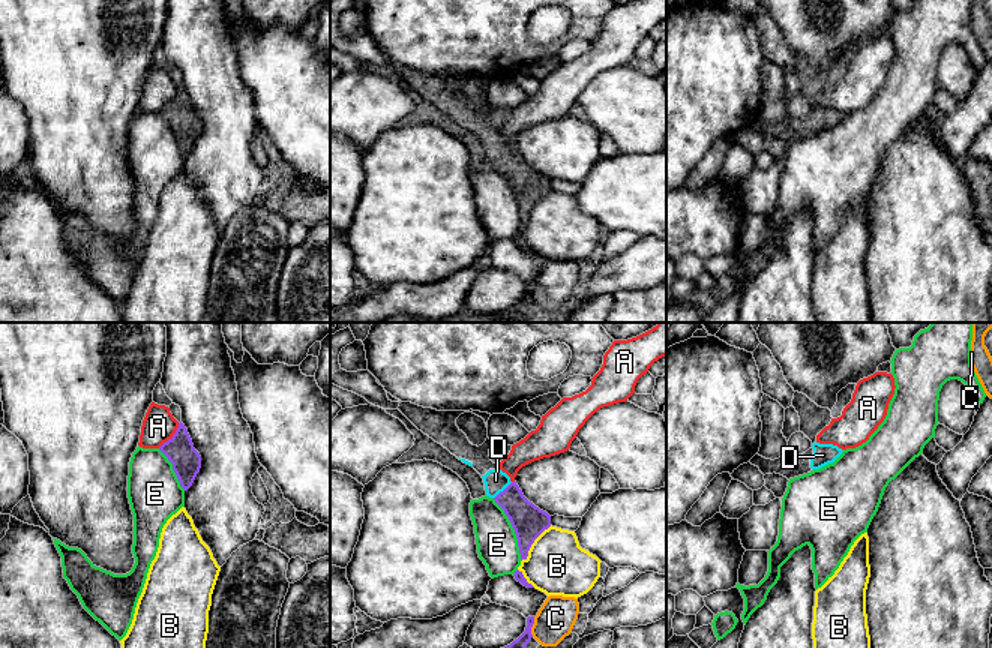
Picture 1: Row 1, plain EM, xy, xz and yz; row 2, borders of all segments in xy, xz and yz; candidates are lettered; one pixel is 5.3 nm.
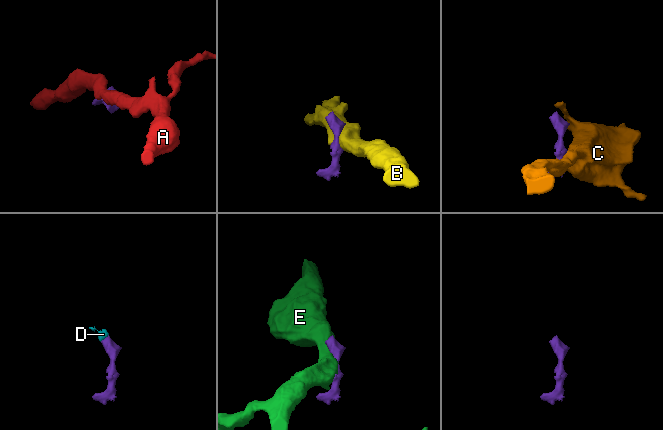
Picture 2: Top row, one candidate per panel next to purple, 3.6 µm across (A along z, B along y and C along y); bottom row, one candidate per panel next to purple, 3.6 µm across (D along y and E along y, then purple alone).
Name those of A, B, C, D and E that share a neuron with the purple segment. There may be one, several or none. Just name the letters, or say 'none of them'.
D

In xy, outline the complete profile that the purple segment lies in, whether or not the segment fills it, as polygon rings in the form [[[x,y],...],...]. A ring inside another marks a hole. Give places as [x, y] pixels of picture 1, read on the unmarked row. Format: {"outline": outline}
{"outline": [[[180,86],[171,104],[164,106],[159,114],[173,128],[173,134],[180,146],[180,150],[188,154],[201,132],[201,120],[194,112],[188,93]]]}

